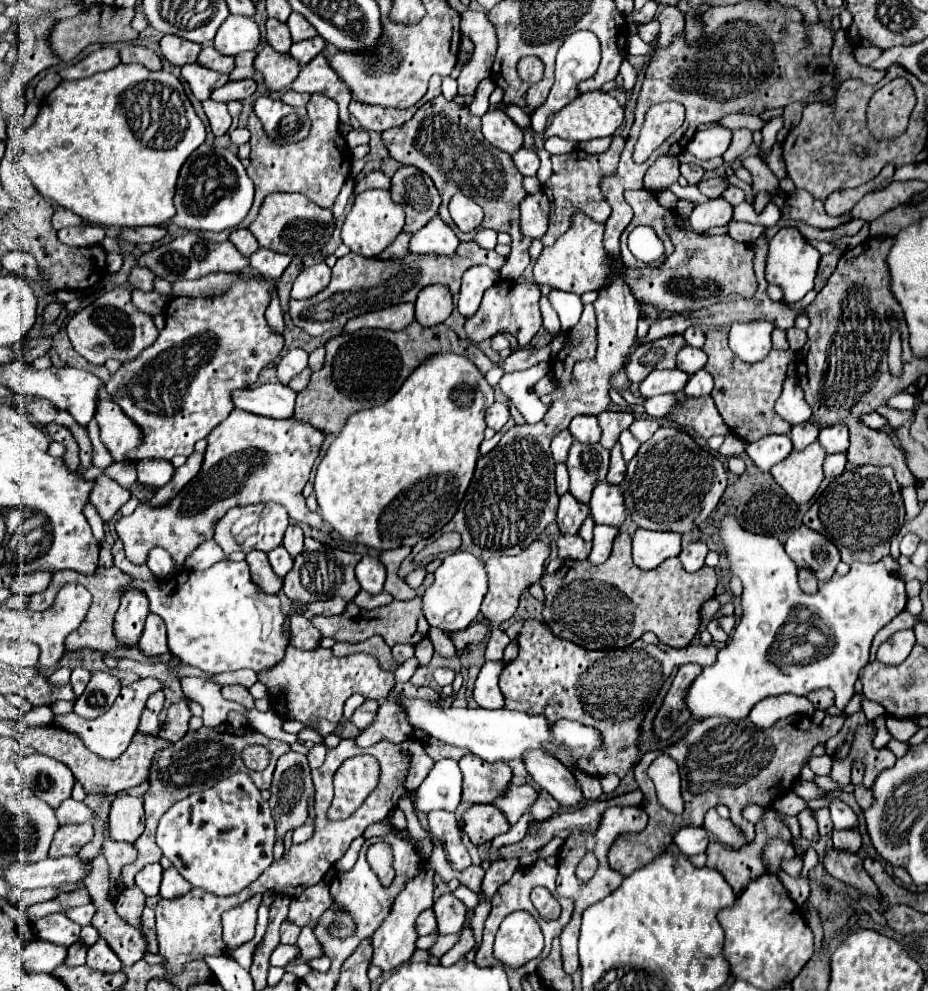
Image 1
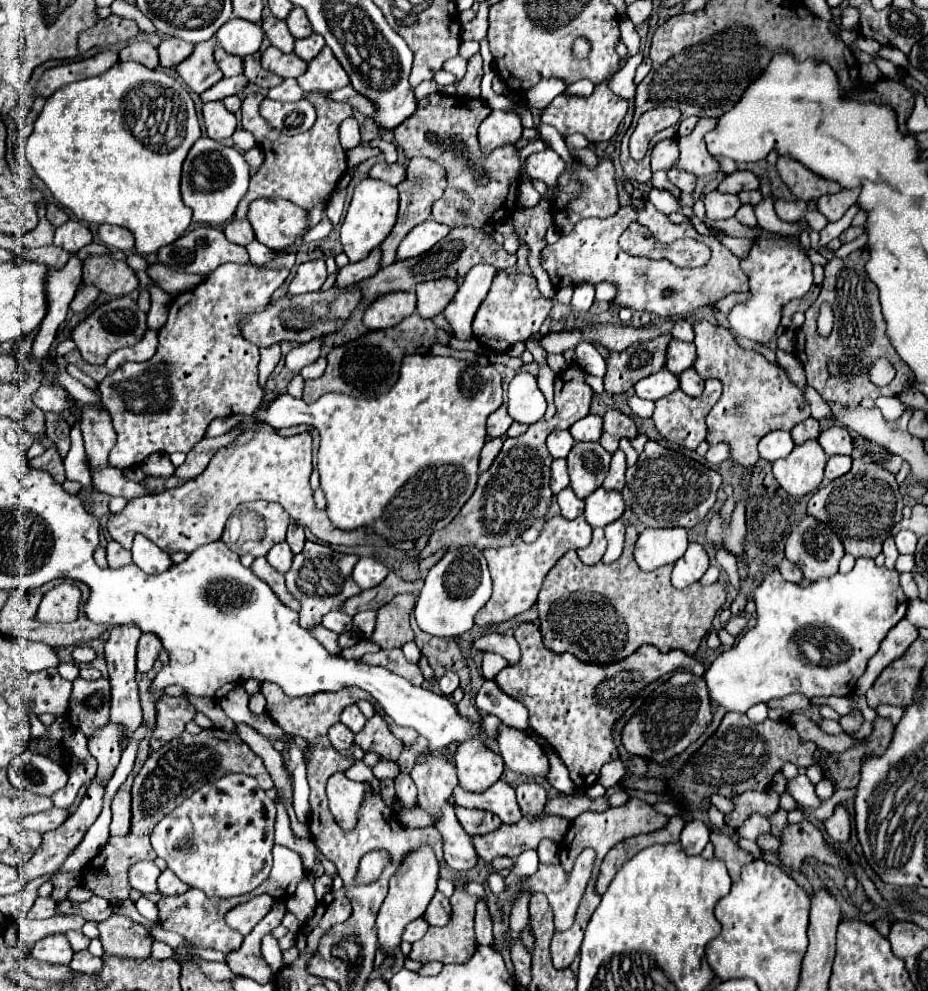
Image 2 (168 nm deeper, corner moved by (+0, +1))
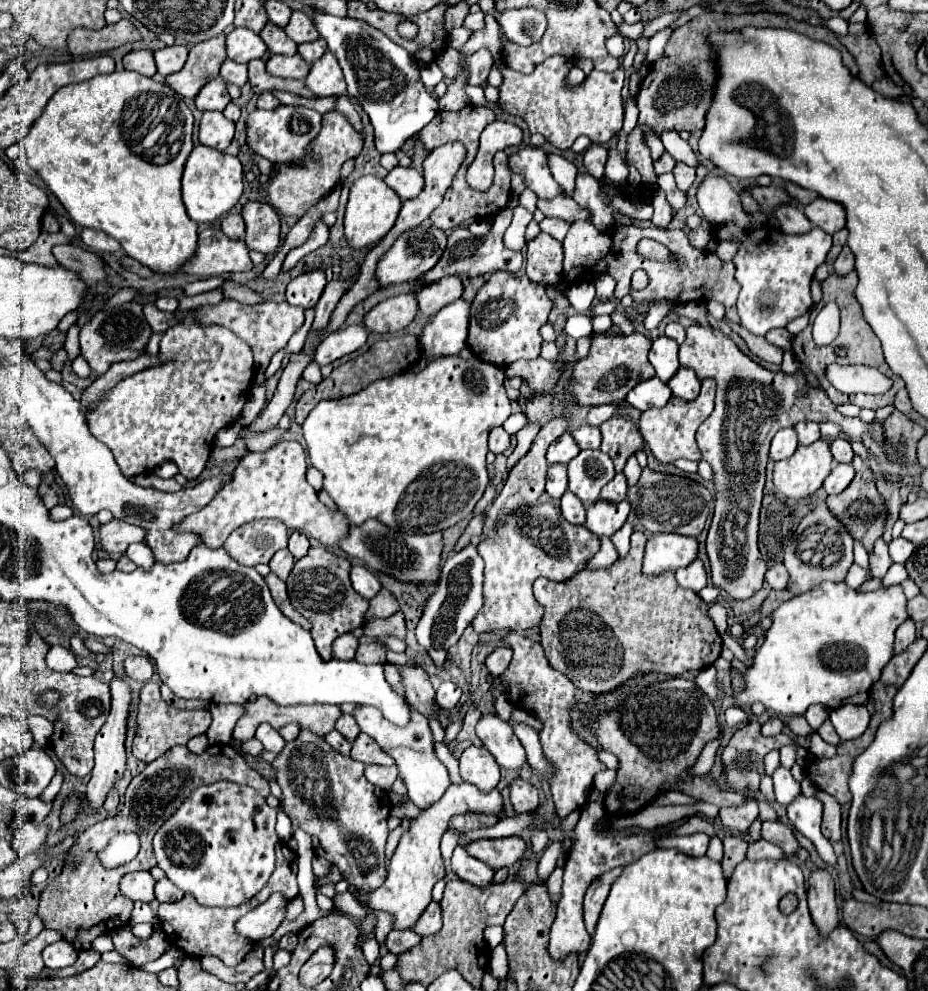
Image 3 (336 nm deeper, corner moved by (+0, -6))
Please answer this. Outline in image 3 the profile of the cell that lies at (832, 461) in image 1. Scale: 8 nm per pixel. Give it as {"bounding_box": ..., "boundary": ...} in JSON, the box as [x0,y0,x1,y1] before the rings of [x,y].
{"bounding_box":[824,464,854,494],"boundary":[[[836,464],[830,476],[824,480],[824,490],[828,494],[840,494],[854,478],[854,466],[852,464]]]}

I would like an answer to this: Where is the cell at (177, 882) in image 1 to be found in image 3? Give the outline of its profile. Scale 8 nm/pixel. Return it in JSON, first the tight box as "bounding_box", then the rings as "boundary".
{"bounding_box":[156,878,184,902],"boundary":[[[162,878],[156,882],[156,900],[158,902],[178,902],[178,900],[182,900],[182,896],[184,896],[184,892],[178,886],[174,886],[168,878]]]}

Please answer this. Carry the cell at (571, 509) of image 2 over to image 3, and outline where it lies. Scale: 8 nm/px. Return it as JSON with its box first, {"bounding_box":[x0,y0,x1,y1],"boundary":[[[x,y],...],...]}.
{"bounding_box":[560,490,586,524],"boundary":[[[570,490],[564,492],[564,496],[560,500],[560,508],[562,508],[564,518],[570,524],[584,524],[586,522],[586,510],[584,510],[582,502],[578,500],[578,496],[574,496]]]}

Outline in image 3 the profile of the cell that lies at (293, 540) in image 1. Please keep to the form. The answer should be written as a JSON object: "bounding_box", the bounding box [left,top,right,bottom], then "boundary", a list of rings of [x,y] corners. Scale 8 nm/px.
{"bounding_box":[288,532,310,560],"boundary":[[[292,532],[290,542],[288,542],[288,550],[290,550],[290,554],[292,554],[292,556],[298,560],[298,558],[306,556],[308,548],[310,548],[308,538],[306,538],[304,534],[300,534],[300,532]]]}

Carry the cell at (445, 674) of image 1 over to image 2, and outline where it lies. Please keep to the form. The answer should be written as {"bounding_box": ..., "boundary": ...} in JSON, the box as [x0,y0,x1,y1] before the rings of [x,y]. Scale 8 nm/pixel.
{"bounding_box":[438,671,458,695],"boundary":[[[444,671],[444,675],[438,679],[438,685],[444,695],[452,695],[452,691],[458,687],[458,675],[454,671]]]}

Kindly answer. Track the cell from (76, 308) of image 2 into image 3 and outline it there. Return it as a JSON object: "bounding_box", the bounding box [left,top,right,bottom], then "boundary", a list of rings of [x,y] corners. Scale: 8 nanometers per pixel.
{"bounding_box":[63,323,80,362],"boundary":[[[76,323],[73,324],[67,332],[63,345],[63,348],[68,353],[68,360],[70,362],[72,362],[78,355],[80,355],[79,330],[80,326]]]}

